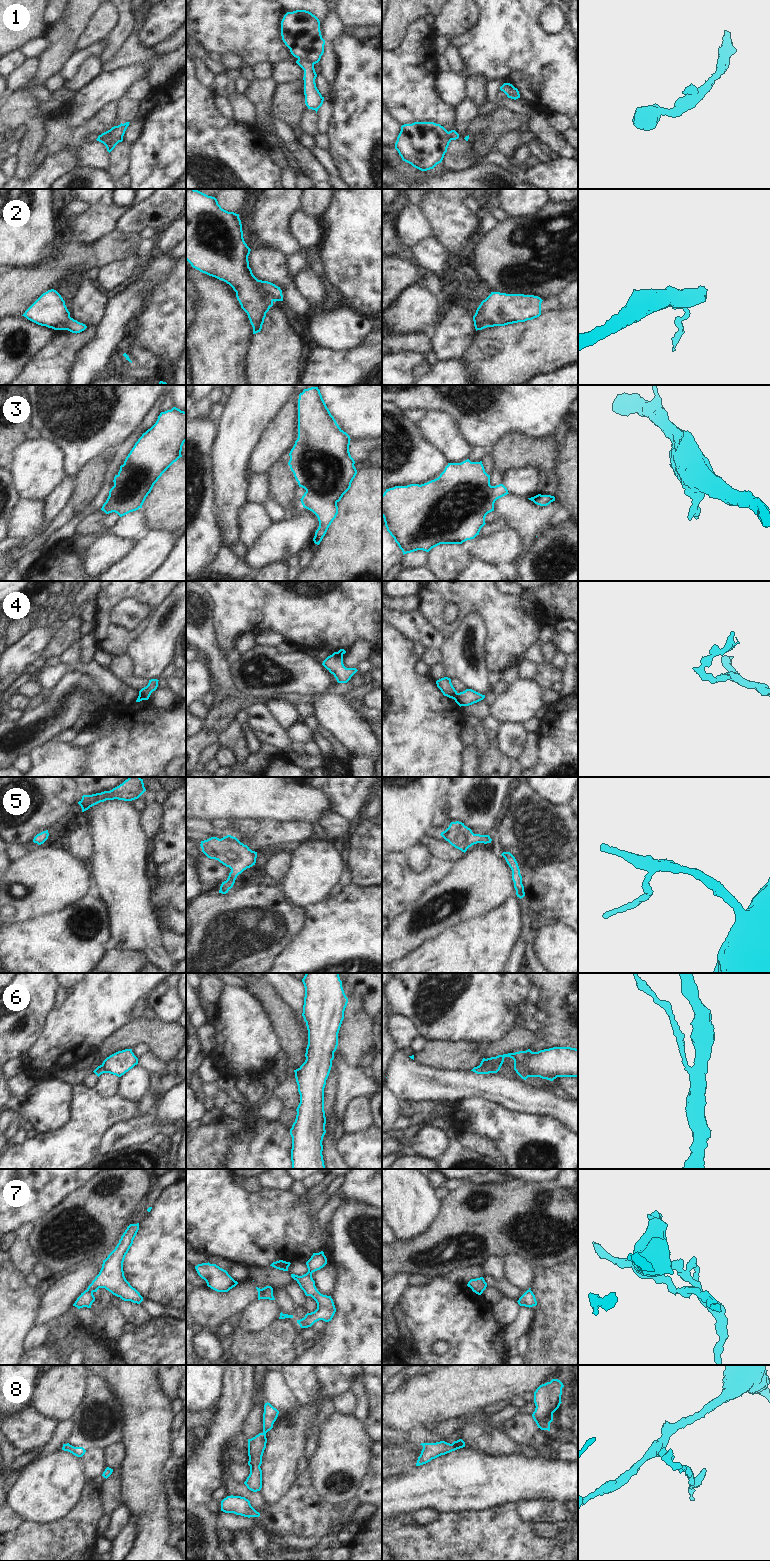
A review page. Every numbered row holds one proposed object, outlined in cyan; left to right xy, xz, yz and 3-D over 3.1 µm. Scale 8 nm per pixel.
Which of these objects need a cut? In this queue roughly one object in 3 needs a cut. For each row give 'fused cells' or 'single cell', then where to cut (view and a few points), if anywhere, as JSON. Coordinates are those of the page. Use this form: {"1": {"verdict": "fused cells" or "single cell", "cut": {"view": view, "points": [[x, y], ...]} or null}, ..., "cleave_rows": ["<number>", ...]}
{"1": {"verdict": "fused cells", "cut": {"view": "xz", "points": [[298, 58], [309, 60], [313, 64]]}}, "2": {"verdict": "single cell", "cut": null}, "3": {"verdict": "single cell", "cut": null}, "4": {"verdict": "fused cells", "cut": {"view": "yz", "points": [[457, 693], [453, 698]]}}, "5": {"verdict": "single cell", "cut": null}, "6": {"verdict": "fused cells", "cut": {"view": "yz", "points": [[479, 1065], [482, 1065], [489, 1072]]}}, "7": {"verdict": "fused cells", "cut": {"view": "xy", "points": [[86, 1290], [92, 1293]]}}, "8": {"verdict": "single cell", "cut": null}, "cleave_rows": ["1", "4", "6", "7"]}

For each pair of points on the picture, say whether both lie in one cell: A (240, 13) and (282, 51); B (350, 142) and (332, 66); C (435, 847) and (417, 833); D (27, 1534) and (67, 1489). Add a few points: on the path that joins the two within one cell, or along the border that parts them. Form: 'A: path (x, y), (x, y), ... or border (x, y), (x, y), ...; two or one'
A: path (250, 23), (272, 45); one
B: border (338, 57), (337, 78), (332, 89); two
C: border (426, 838), (422, 841); two
D: border (59, 1520), (47, 1524), (25, 1522); two

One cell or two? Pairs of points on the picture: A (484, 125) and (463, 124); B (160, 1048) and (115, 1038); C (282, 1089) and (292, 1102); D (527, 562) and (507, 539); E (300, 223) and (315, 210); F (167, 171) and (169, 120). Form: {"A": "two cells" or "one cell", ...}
{"A": "two cells", "B": "one cell", "C": "one cell", "D": "two cells", "E": "two cells", "F": "one cell"}

